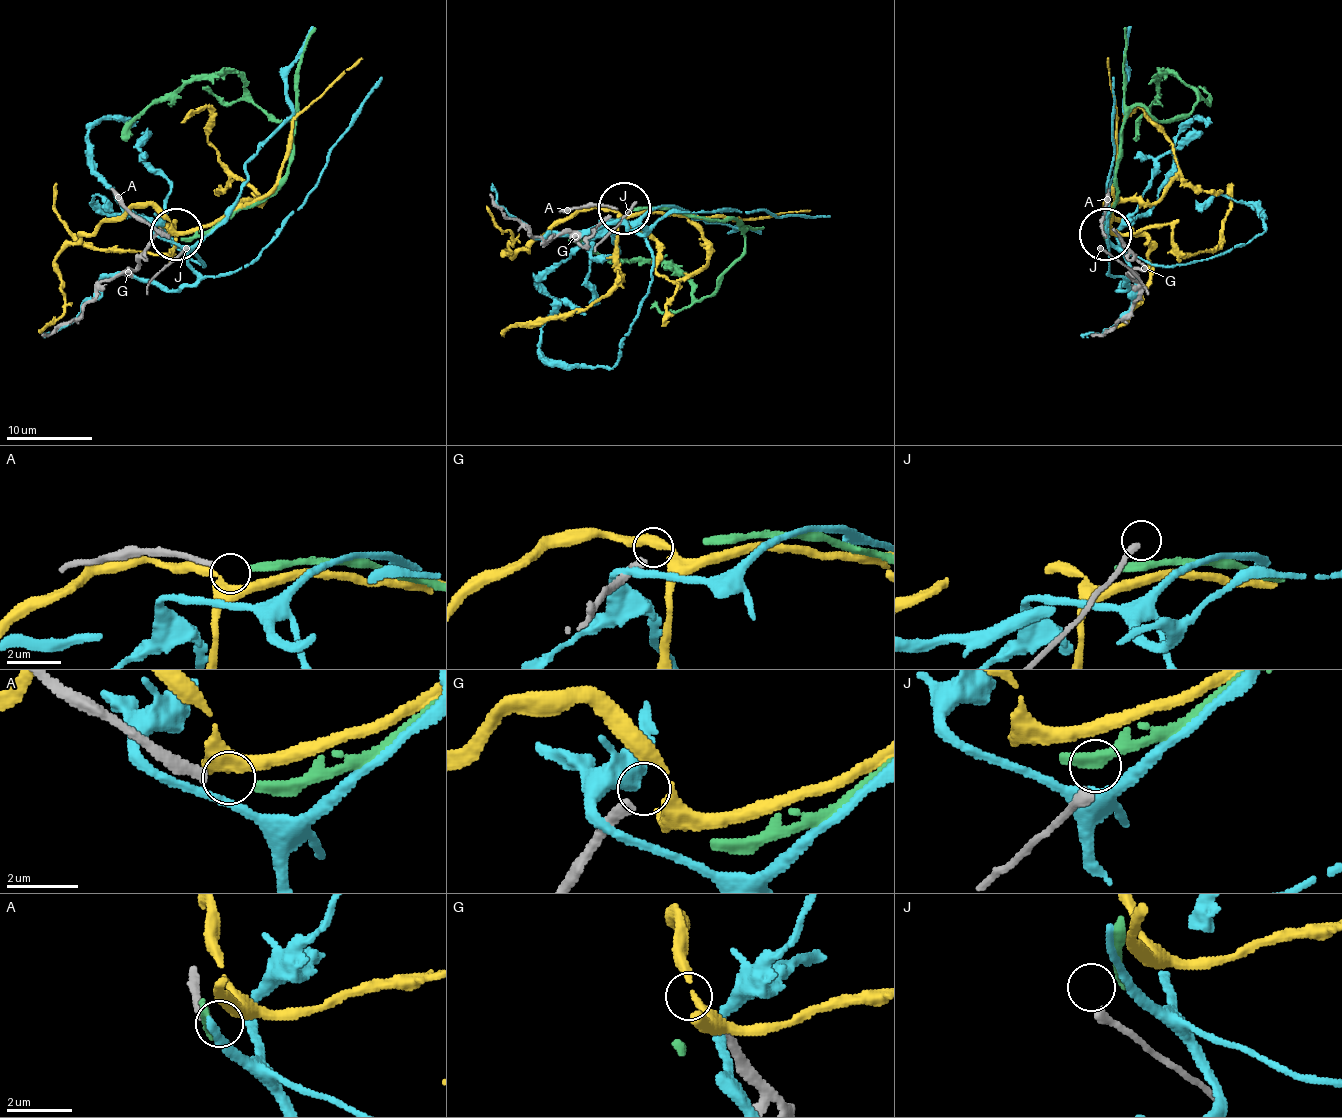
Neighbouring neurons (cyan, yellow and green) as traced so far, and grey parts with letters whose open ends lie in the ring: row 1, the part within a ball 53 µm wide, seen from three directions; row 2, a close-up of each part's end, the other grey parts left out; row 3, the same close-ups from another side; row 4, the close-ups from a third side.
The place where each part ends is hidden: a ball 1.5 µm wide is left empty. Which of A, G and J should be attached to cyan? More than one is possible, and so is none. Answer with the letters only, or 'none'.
none

